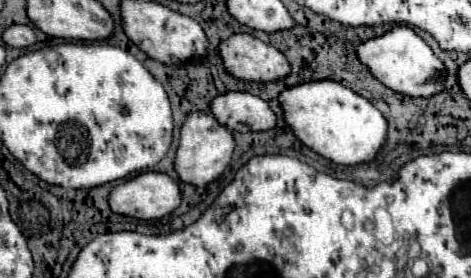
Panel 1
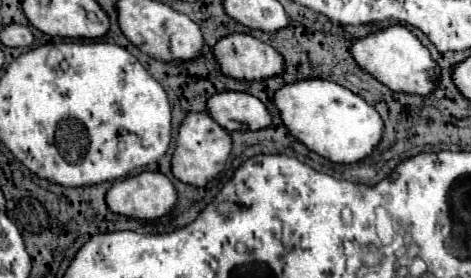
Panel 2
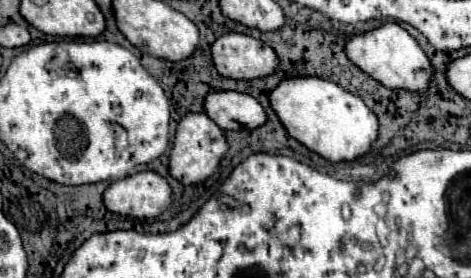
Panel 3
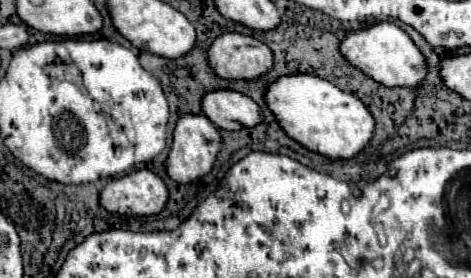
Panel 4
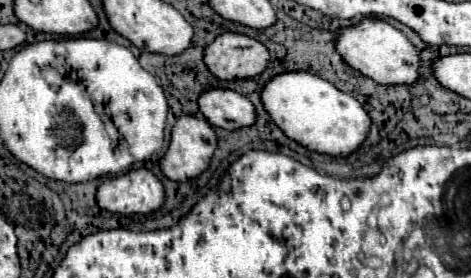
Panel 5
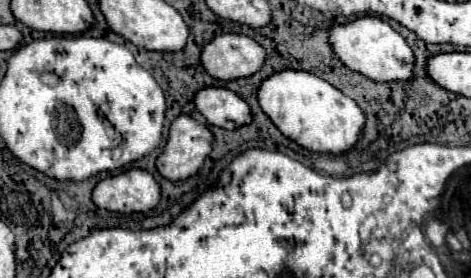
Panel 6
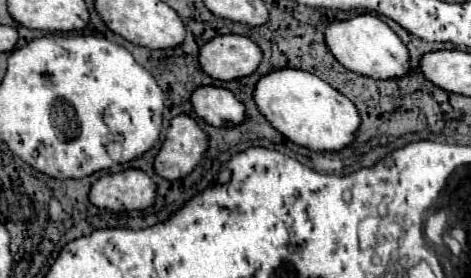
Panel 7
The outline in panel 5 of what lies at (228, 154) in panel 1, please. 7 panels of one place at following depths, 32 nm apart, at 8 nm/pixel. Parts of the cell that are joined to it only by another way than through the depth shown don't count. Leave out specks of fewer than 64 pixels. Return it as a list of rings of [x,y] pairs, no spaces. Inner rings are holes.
[[[180,116],[174,122],[170,144],[166,154],[160,158],[160,170],[166,178],[176,182],[186,182],[190,178],[196,178],[202,170],[208,168],[208,162],[216,150],[216,134],[214,128],[206,120],[198,120],[194,116]]]

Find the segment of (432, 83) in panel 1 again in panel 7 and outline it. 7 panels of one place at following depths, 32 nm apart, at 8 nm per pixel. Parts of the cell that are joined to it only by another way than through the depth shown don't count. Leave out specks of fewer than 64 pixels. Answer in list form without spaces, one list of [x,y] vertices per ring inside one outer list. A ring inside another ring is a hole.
[[[358,14],[350,20],[334,20],[324,30],[326,46],[332,56],[348,70],[376,80],[400,78],[408,72],[408,50],[386,22],[372,14]]]

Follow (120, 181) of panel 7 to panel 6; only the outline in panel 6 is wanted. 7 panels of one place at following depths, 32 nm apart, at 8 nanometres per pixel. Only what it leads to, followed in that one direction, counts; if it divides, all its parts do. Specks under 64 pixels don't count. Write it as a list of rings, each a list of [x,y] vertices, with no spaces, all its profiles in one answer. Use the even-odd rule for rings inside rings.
[[[132,168],[100,180],[92,190],[92,202],[110,212],[146,212],[160,200],[158,182],[146,172]]]

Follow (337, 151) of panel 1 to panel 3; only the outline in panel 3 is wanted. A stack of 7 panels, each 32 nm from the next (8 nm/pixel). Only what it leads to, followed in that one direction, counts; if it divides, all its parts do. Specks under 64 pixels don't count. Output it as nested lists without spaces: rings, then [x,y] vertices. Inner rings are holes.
[[[318,76],[284,78],[268,94],[268,100],[292,138],[332,162],[354,160],[366,154],[378,136],[378,118],[372,110],[368,110],[362,98]]]

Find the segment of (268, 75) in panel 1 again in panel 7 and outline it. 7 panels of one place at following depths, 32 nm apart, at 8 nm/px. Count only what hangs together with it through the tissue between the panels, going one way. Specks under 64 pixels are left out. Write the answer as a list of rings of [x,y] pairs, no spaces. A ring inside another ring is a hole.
[[[226,34],[206,42],[198,52],[200,68],[216,80],[234,80],[252,74],[262,60],[262,50],[246,36]]]

